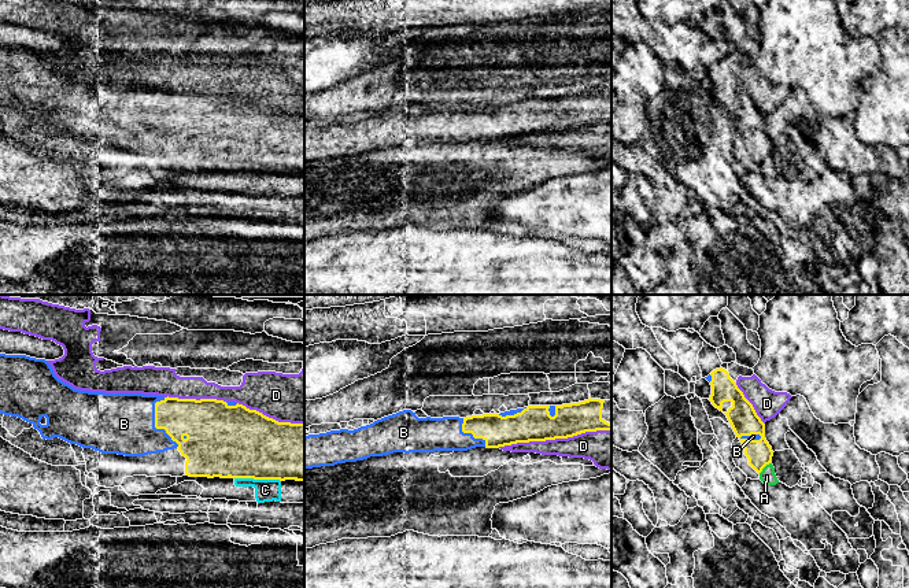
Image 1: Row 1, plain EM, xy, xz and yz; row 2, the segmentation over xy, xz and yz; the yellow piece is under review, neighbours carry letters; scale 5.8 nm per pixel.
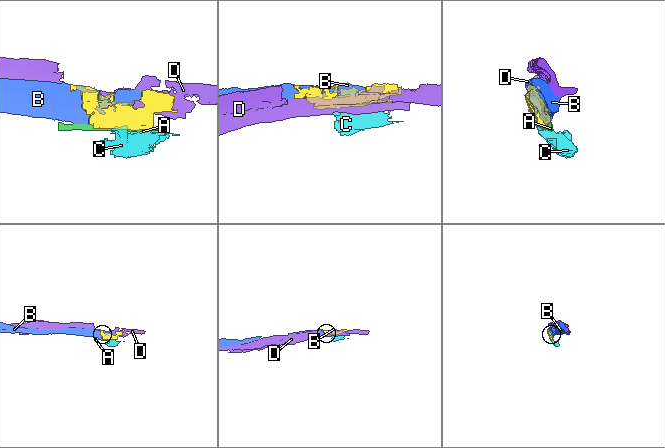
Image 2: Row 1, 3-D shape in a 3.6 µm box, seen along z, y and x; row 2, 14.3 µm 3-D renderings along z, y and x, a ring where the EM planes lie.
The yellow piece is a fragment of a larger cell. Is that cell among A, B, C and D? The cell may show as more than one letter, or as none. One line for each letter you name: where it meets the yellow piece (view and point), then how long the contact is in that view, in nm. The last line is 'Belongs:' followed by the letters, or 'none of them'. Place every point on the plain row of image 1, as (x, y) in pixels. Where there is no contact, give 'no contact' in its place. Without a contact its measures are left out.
B: contact xy (155, 117); length 300 nm
Belongs: B

